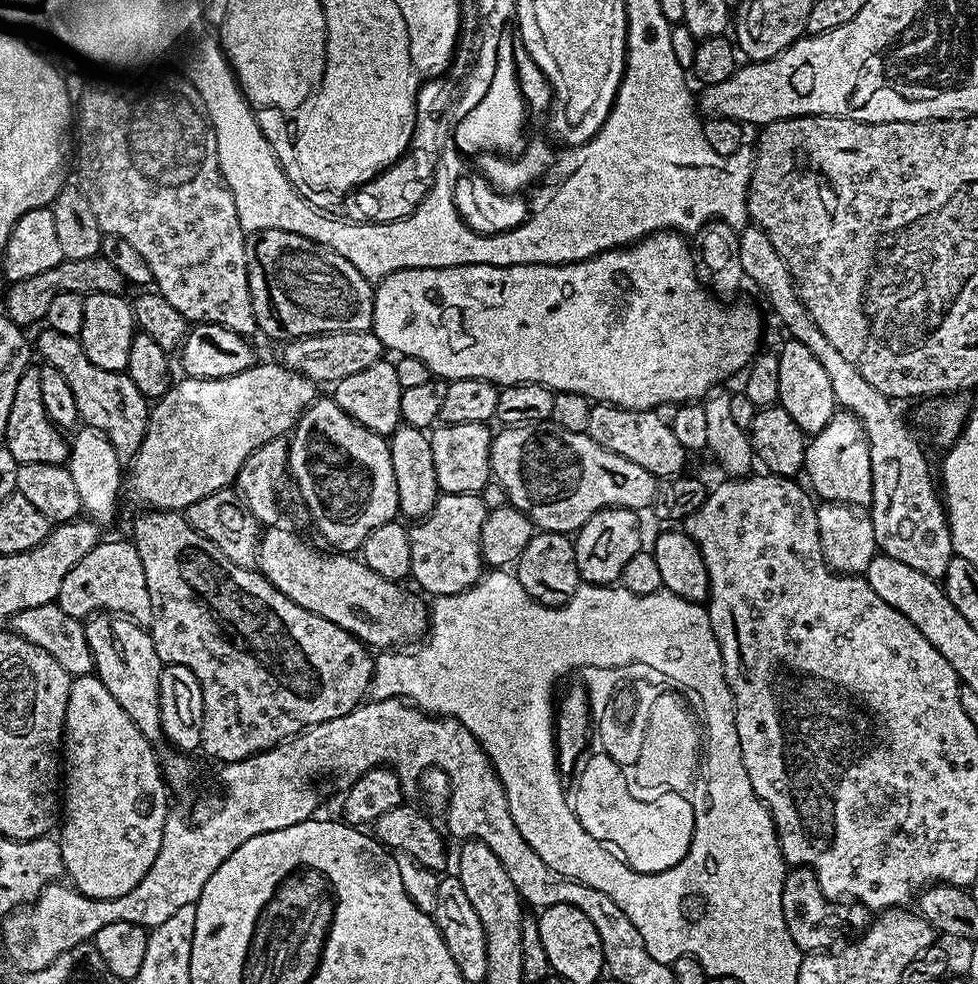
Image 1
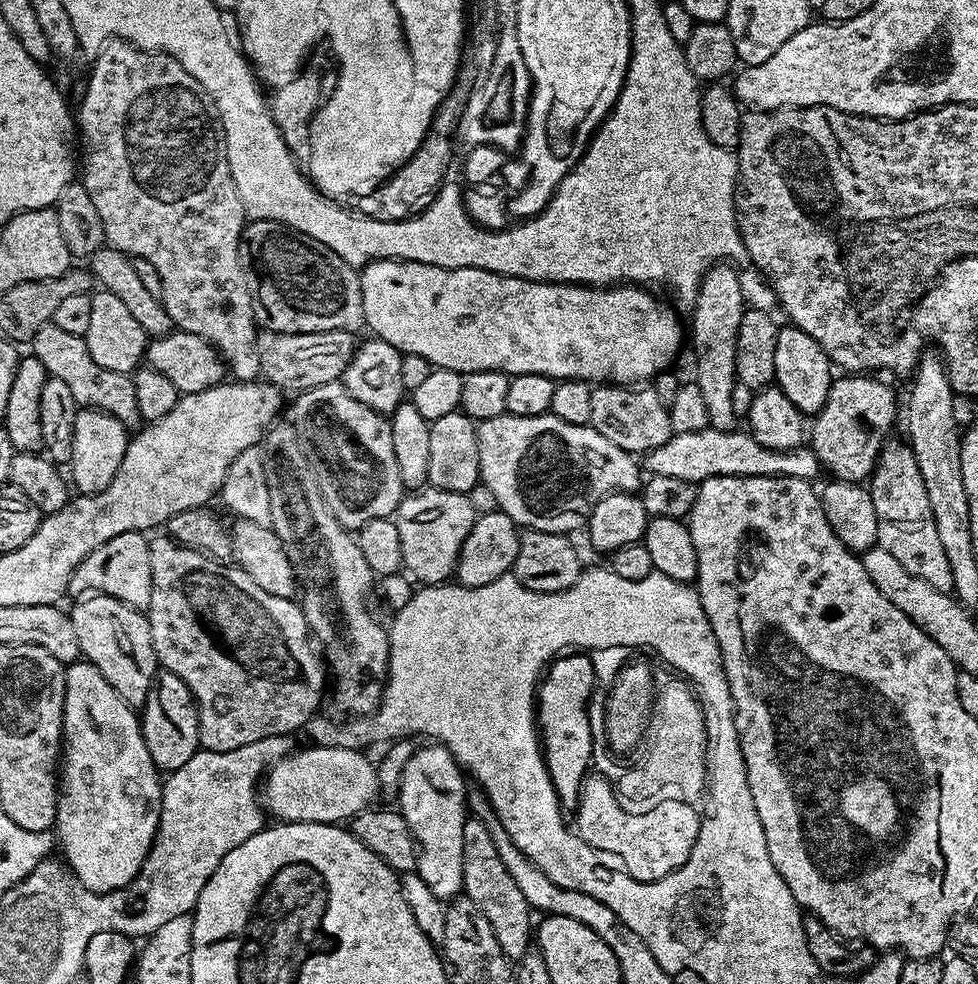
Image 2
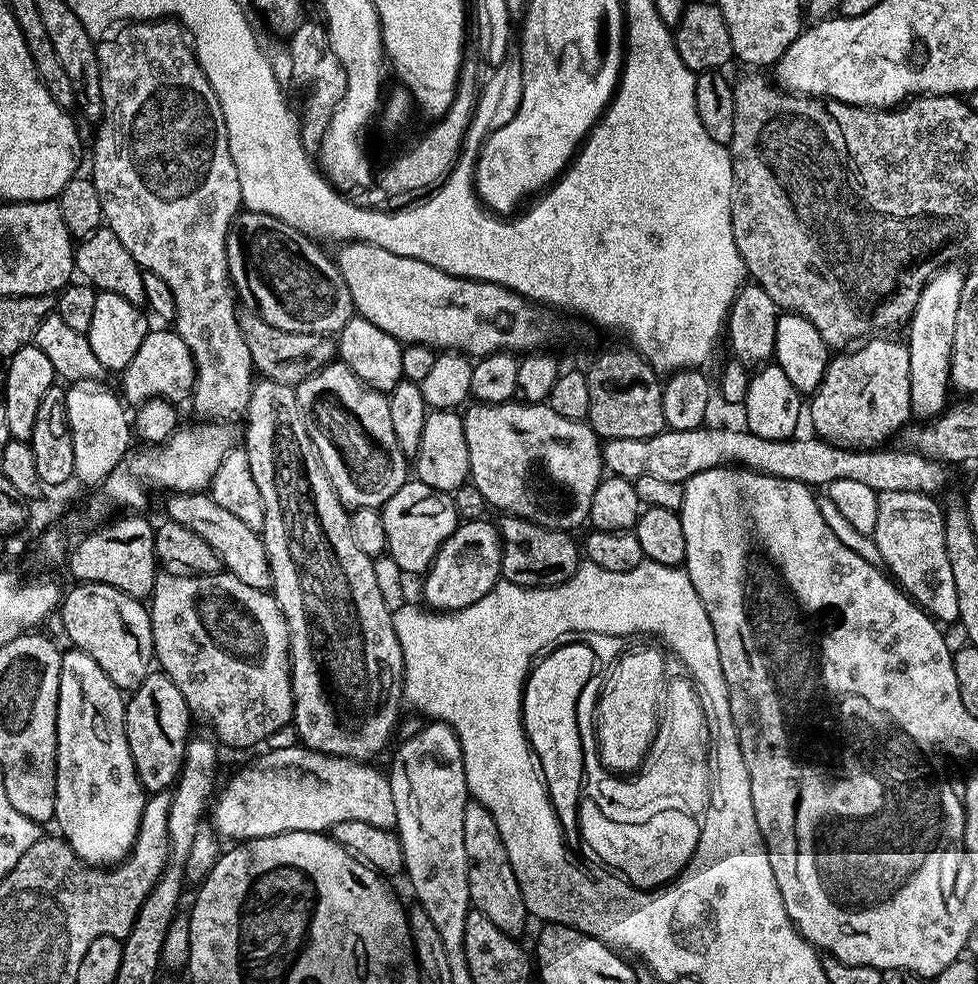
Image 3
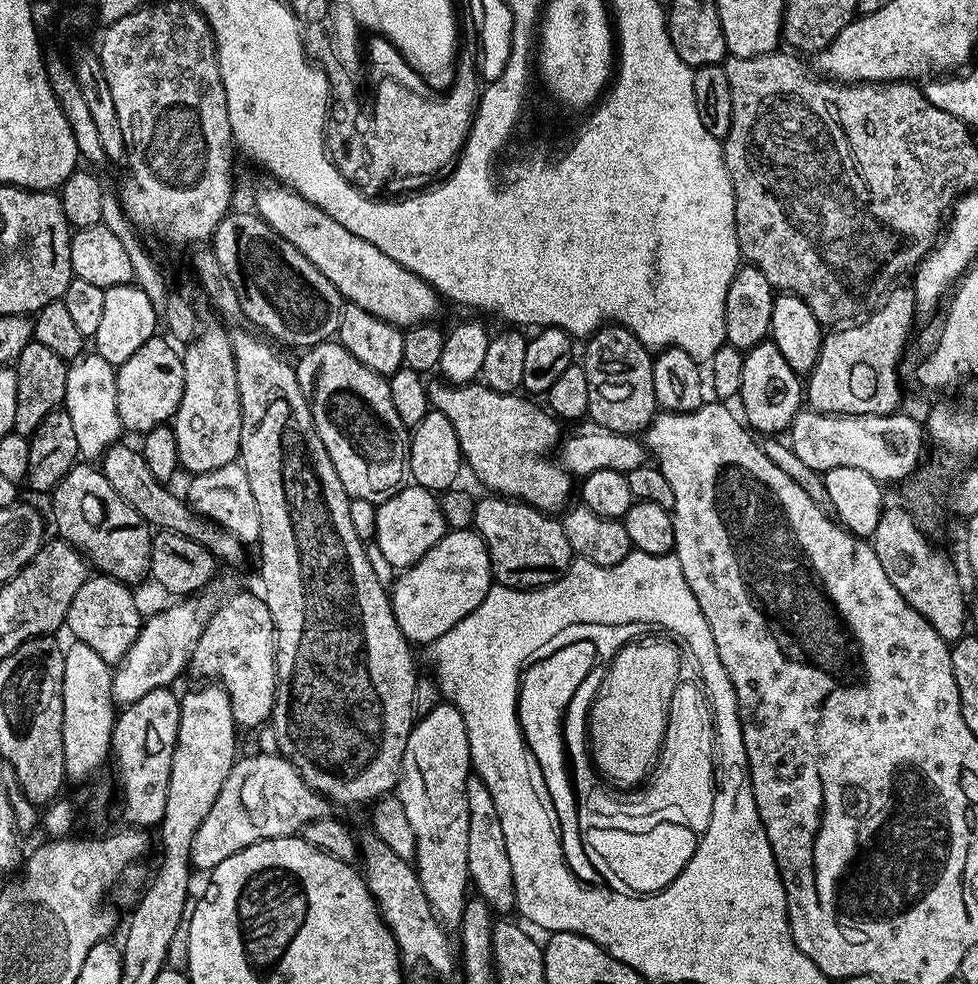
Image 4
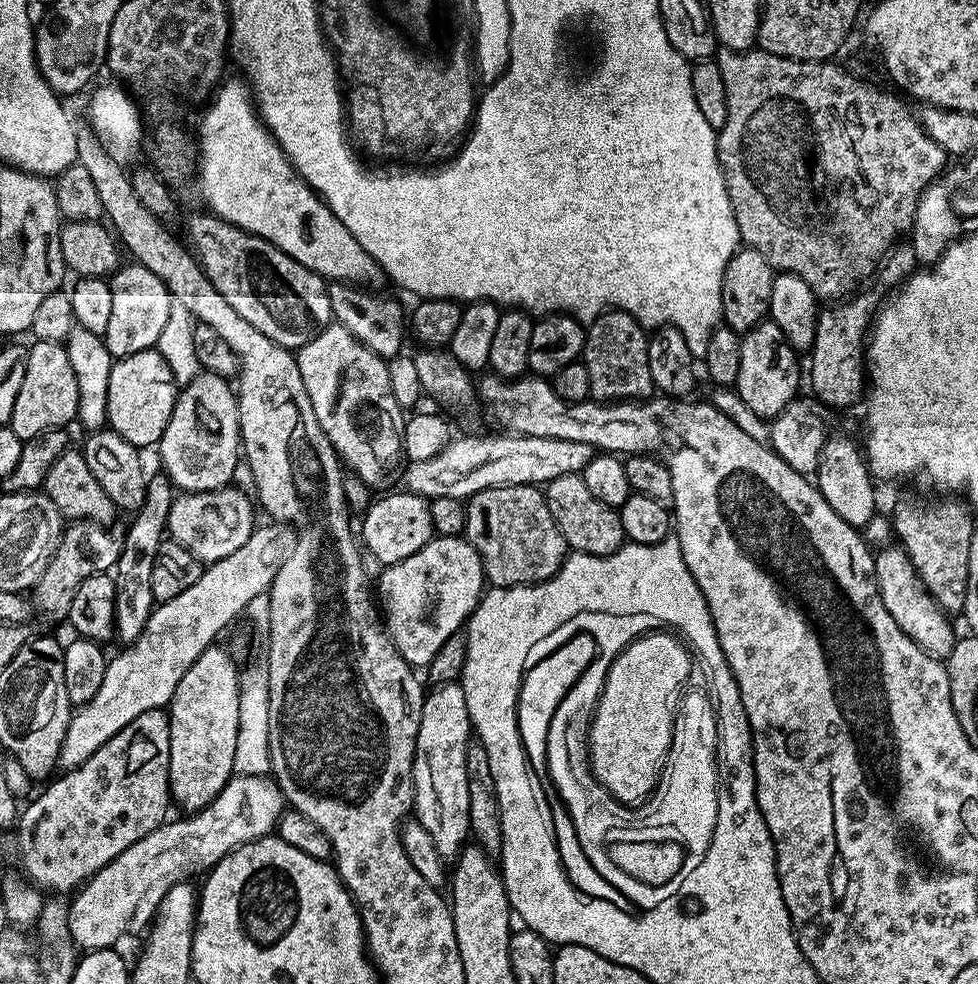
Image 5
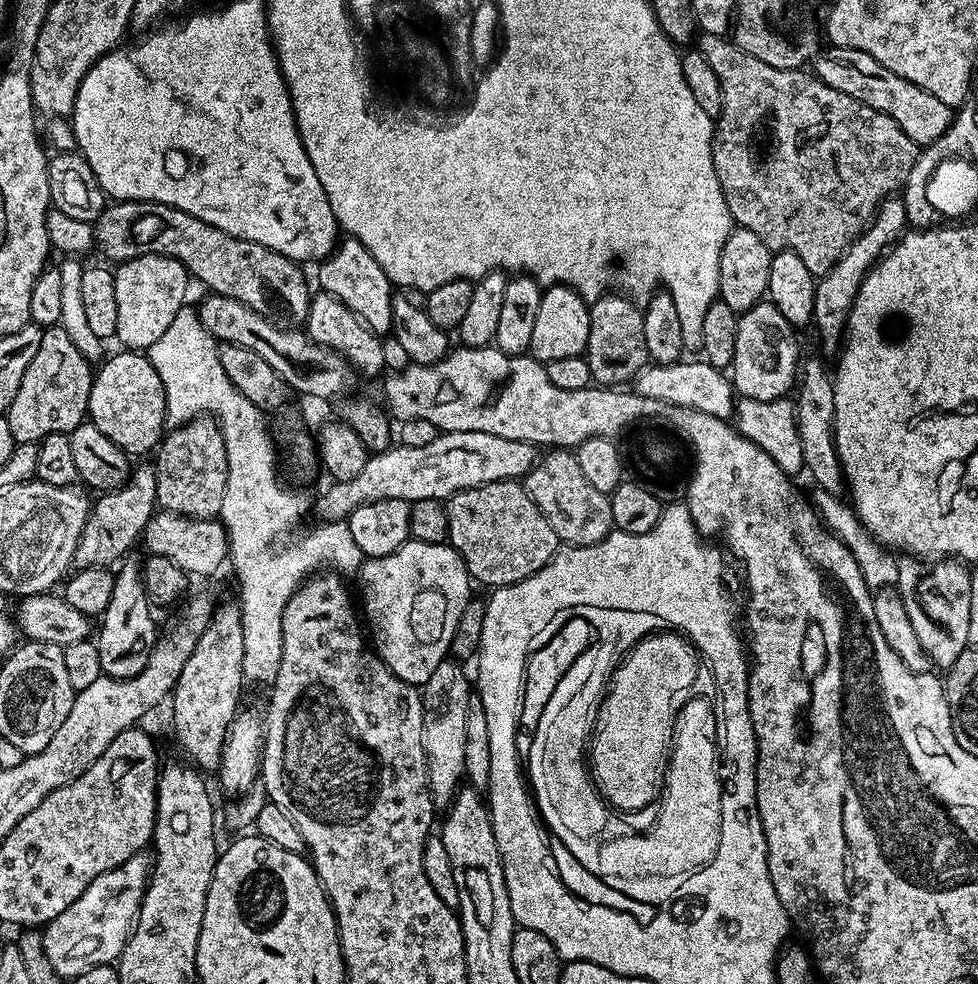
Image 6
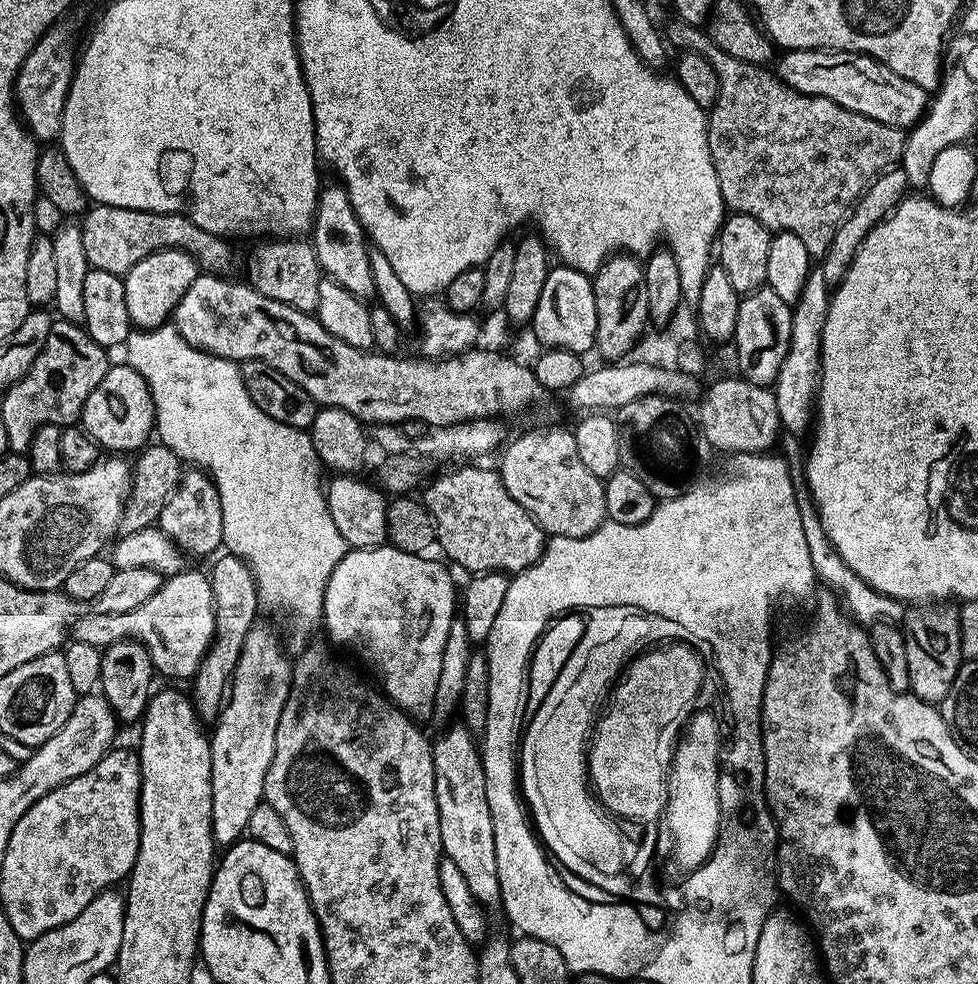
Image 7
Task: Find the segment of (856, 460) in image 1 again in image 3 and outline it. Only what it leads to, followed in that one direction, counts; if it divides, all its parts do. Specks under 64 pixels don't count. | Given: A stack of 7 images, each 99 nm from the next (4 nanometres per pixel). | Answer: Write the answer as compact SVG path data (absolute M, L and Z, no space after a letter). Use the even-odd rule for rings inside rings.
M868 338L851 350L833 355L828 369L816 392L811 393L812 405L807 405L806 416L812 419L812 432L819 439L848 449L867 449L880 446L892 435L899 433L913 419L910 398L910 354L903 339Z

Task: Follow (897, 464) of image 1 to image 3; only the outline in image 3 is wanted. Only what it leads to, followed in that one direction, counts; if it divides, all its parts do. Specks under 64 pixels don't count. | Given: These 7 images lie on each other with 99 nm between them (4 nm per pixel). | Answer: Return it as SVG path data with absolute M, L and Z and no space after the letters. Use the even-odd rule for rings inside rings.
M894 490L879 493L877 525L871 534L878 546L883 567L889 576L907 592L915 604L924 609L941 625L955 625L958 614L958 593L954 591L954 574L950 570L950 558L946 558L946 534L944 533L944 508L936 505L933 497L924 492Z

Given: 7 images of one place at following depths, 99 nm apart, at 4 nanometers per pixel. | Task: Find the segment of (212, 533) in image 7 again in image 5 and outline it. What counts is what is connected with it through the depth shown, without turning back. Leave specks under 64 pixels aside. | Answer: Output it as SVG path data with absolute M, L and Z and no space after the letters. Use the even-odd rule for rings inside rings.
M201 371L190 383L179 389L176 405L170 414L170 422L158 445L163 475L167 476L173 489L181 493L209 492L227 488L236 479L236 467L242 463L240 442L240 415L233 385L215 372Z

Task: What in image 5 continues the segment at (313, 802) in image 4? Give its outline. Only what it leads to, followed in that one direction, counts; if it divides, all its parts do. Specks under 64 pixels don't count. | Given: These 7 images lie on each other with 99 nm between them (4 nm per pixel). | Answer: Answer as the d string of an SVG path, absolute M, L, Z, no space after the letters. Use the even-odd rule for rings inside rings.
M233 775L226 787L216 795L214 802L204 807L201 812L180 818L184 820L173 819L160 824L150 834L146 834L146 838L138 838L134 846L122 850L118 858L102 866L102 870L98 870L86 881L68 904L68 935L71 936L73 945L80 950L110 948L119 945L119 940L127 932L143 933L151 925L152 917L156 915L156 907L162 902L170 886L187 881L192 878L188 876L194 875L195 872L207 873L234 849L269 835L284 811L286 801L275 779L268 776Z

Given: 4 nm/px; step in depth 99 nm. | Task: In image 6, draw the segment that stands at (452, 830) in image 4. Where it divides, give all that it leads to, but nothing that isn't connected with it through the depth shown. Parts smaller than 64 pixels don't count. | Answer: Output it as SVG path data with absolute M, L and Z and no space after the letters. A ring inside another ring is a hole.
M445 658L430 674L430 678L422 686L424 702L424 721L422 722L422 750L428 771L428 792L432 795L432 803L437 809L447 809L456 796L464 780L464 749L466 743L466 714L470 710L470 698L474 694L470 676L464 673L465 665L452 658Z

